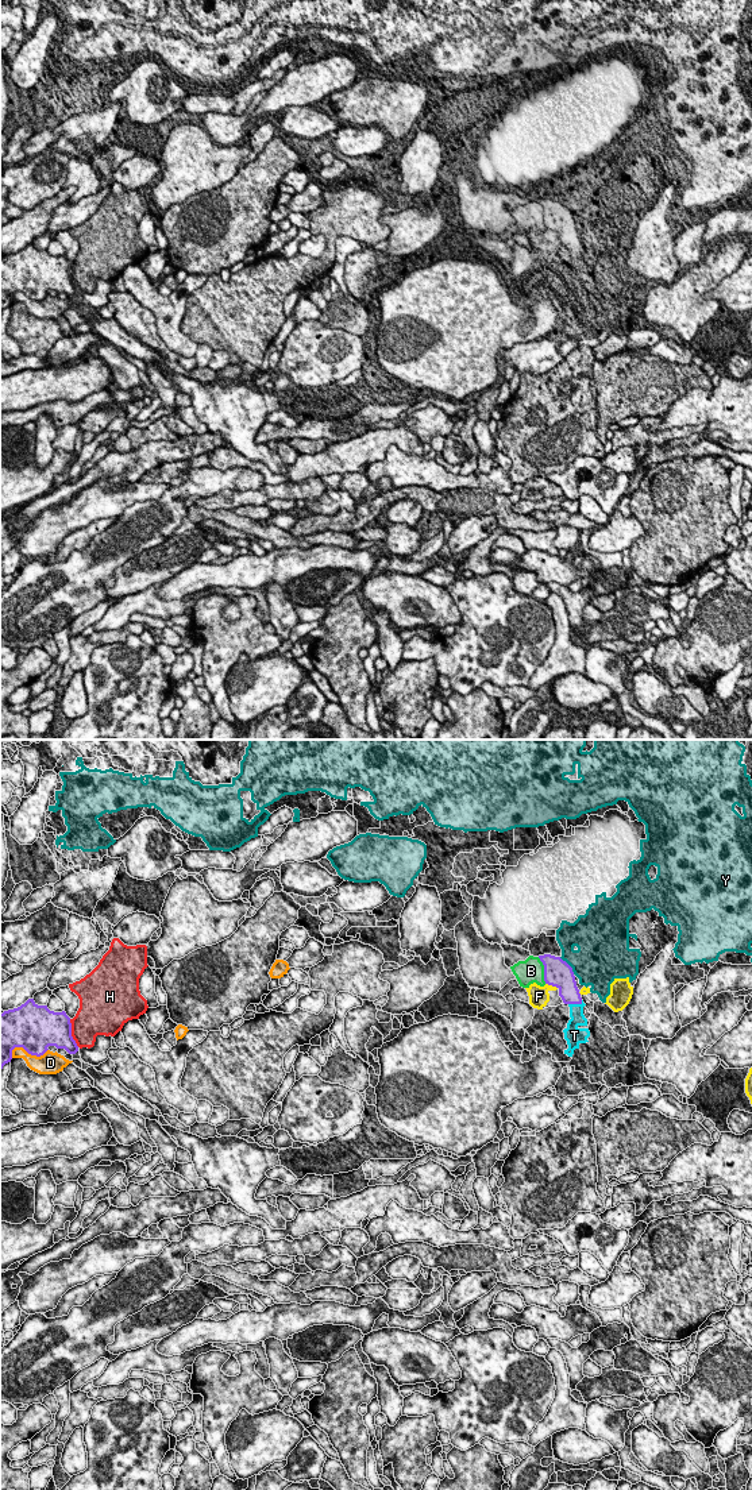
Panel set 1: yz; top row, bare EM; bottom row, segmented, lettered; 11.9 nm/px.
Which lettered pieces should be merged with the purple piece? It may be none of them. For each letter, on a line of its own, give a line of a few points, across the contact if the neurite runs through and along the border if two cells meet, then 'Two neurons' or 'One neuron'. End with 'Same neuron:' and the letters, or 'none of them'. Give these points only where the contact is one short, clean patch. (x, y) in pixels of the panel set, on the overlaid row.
B: Two neurons
D: Two neurons
F: Two neurons
H: Two neurons
T: Line: yz (569, 991), (575, 1003), (577, 1015). One neuron
Y: Two neurons
Same neuron: T

